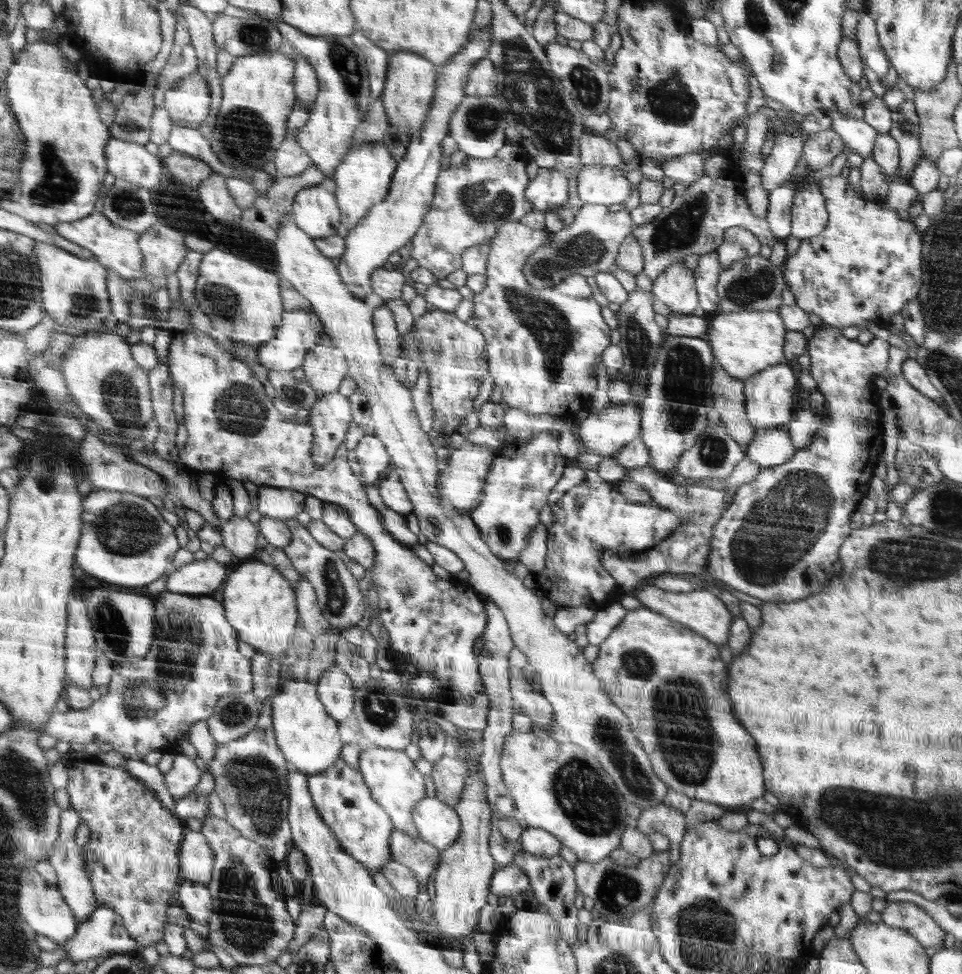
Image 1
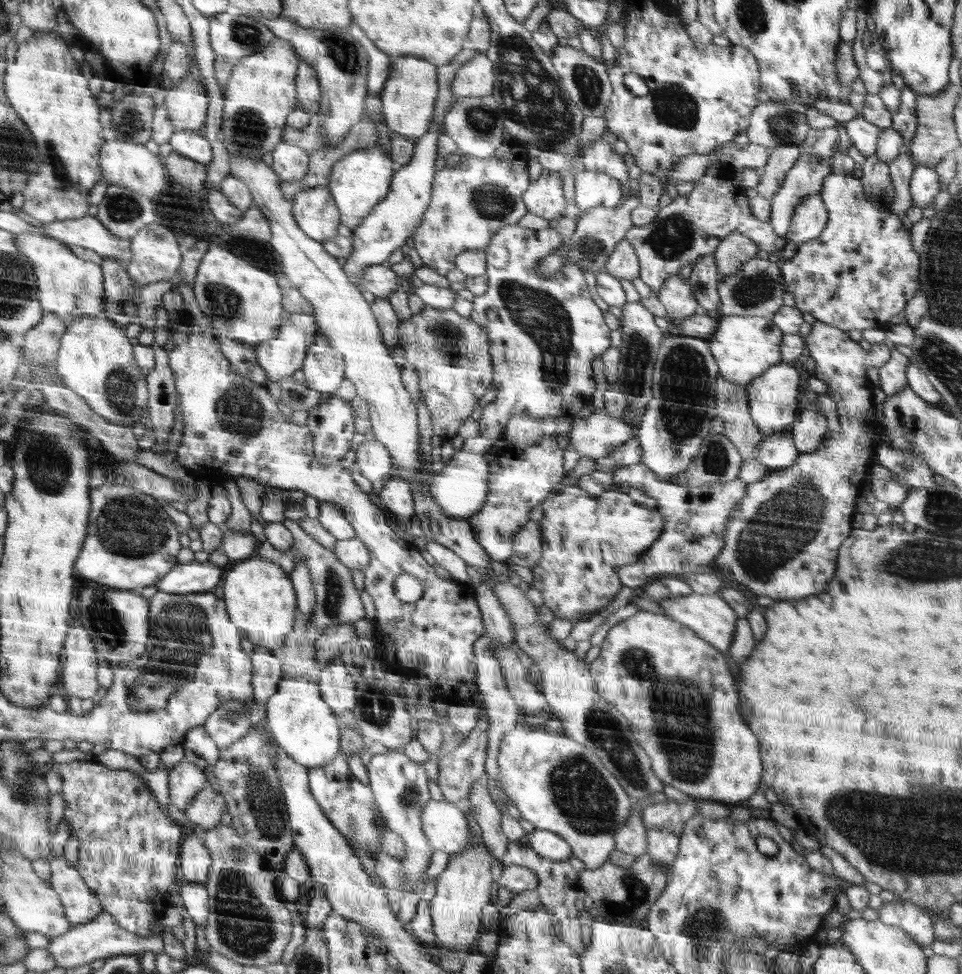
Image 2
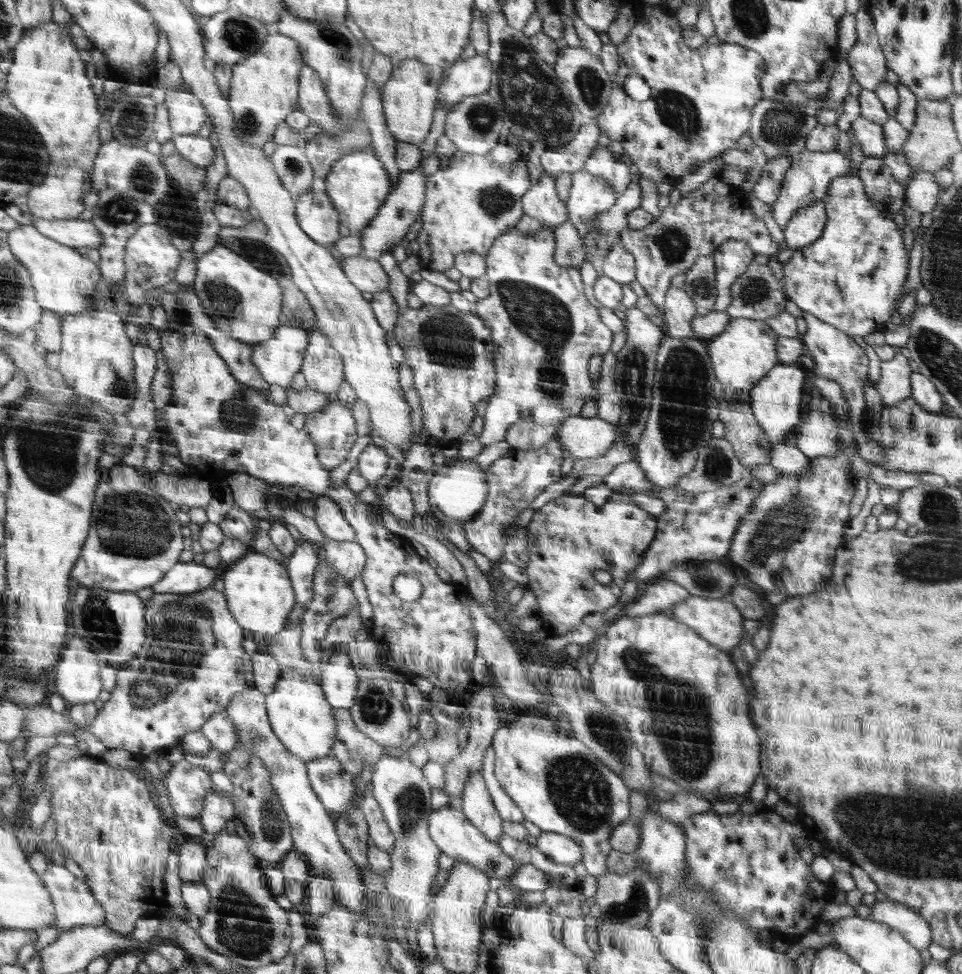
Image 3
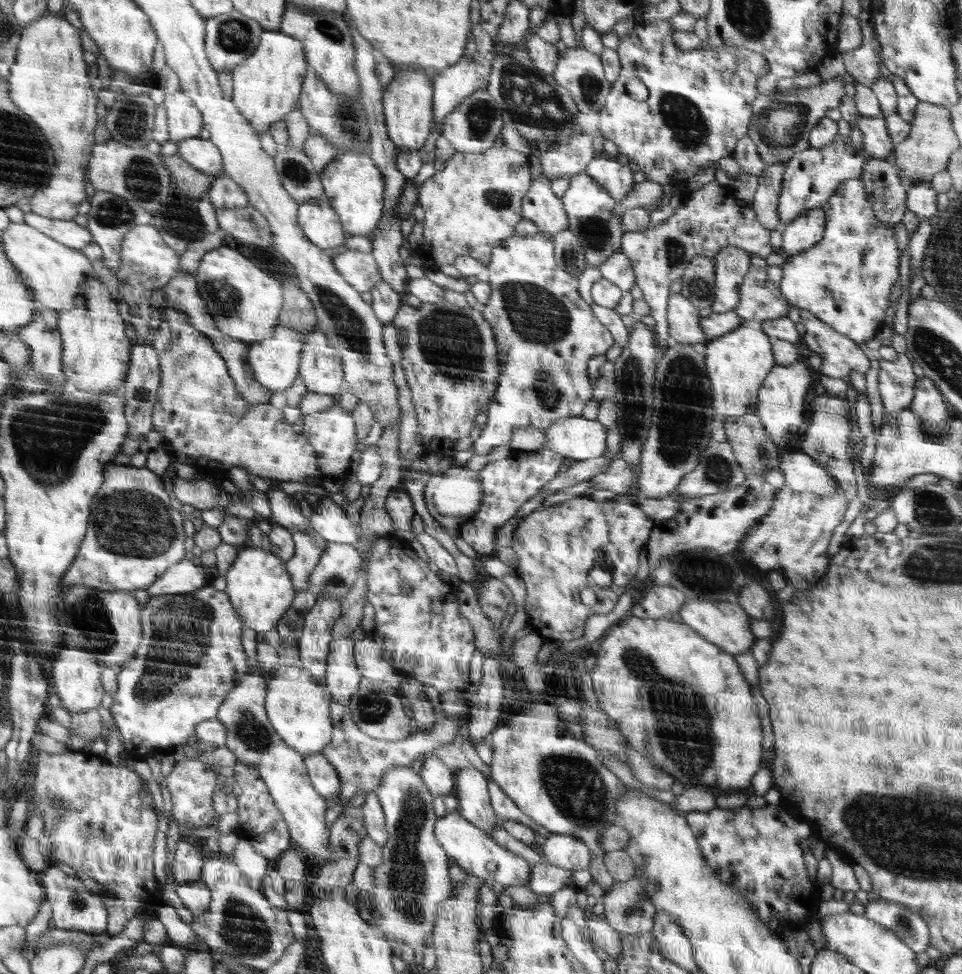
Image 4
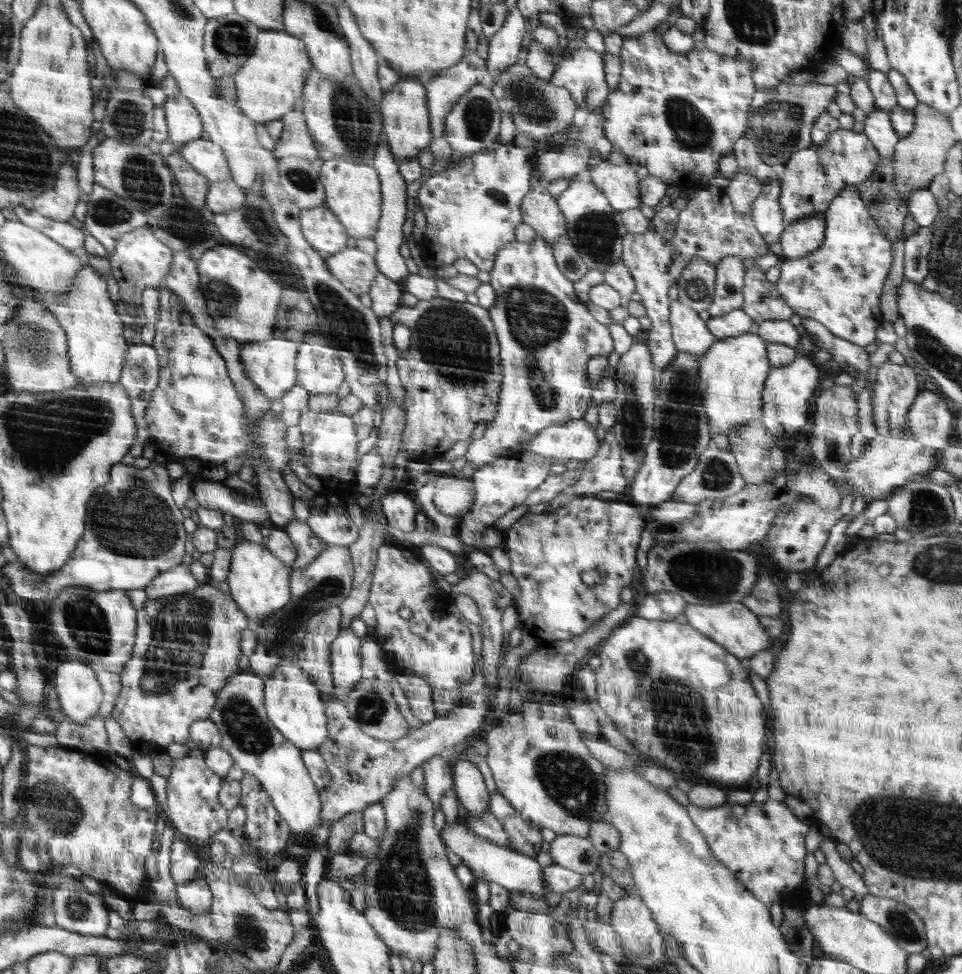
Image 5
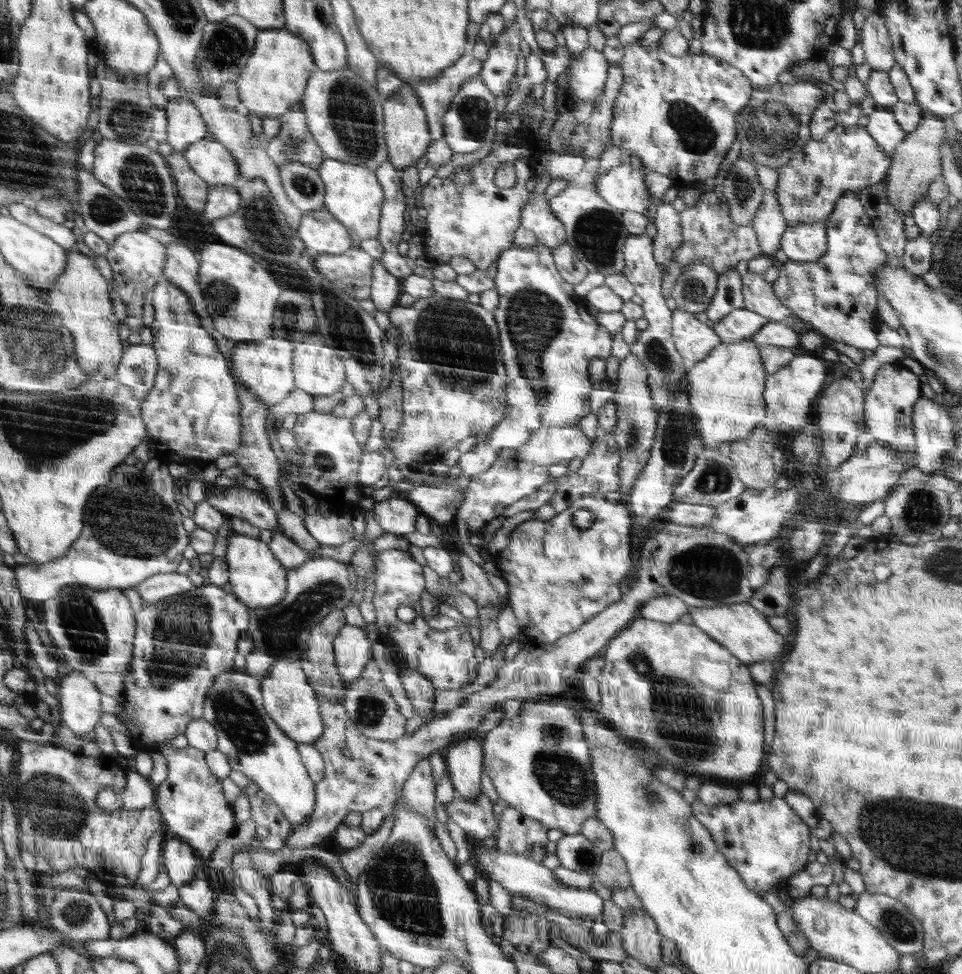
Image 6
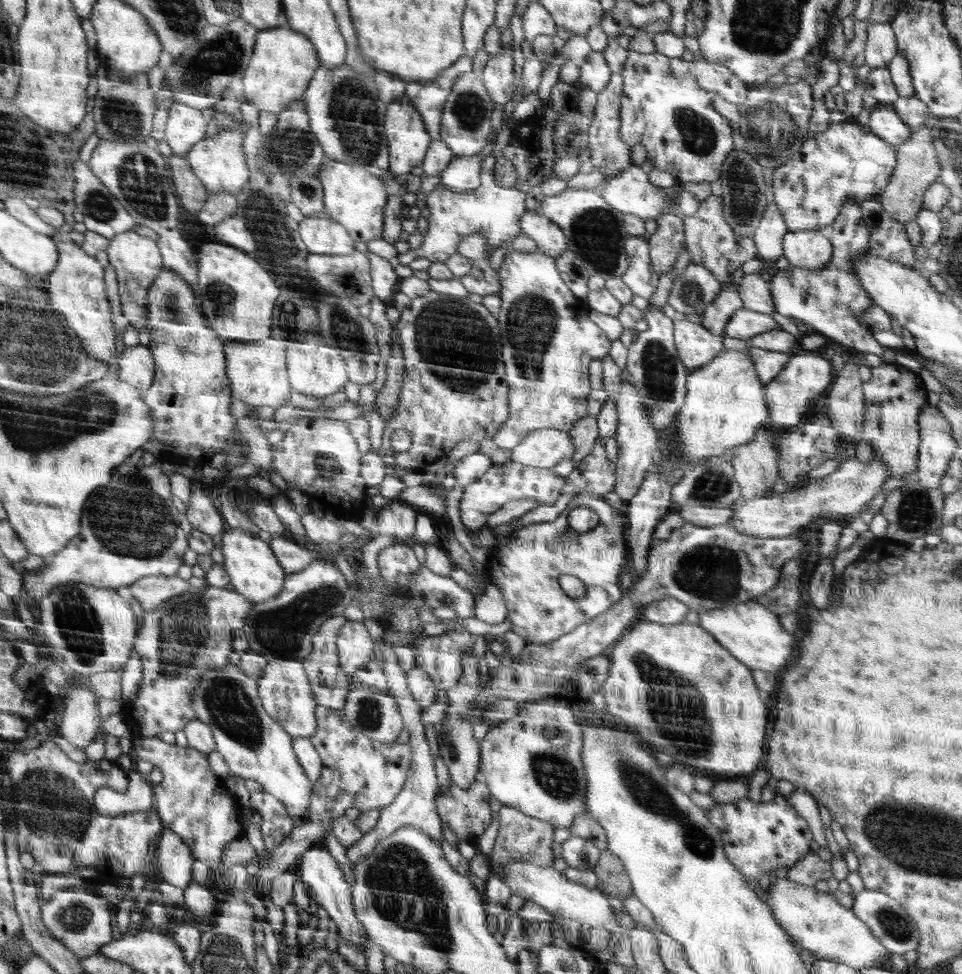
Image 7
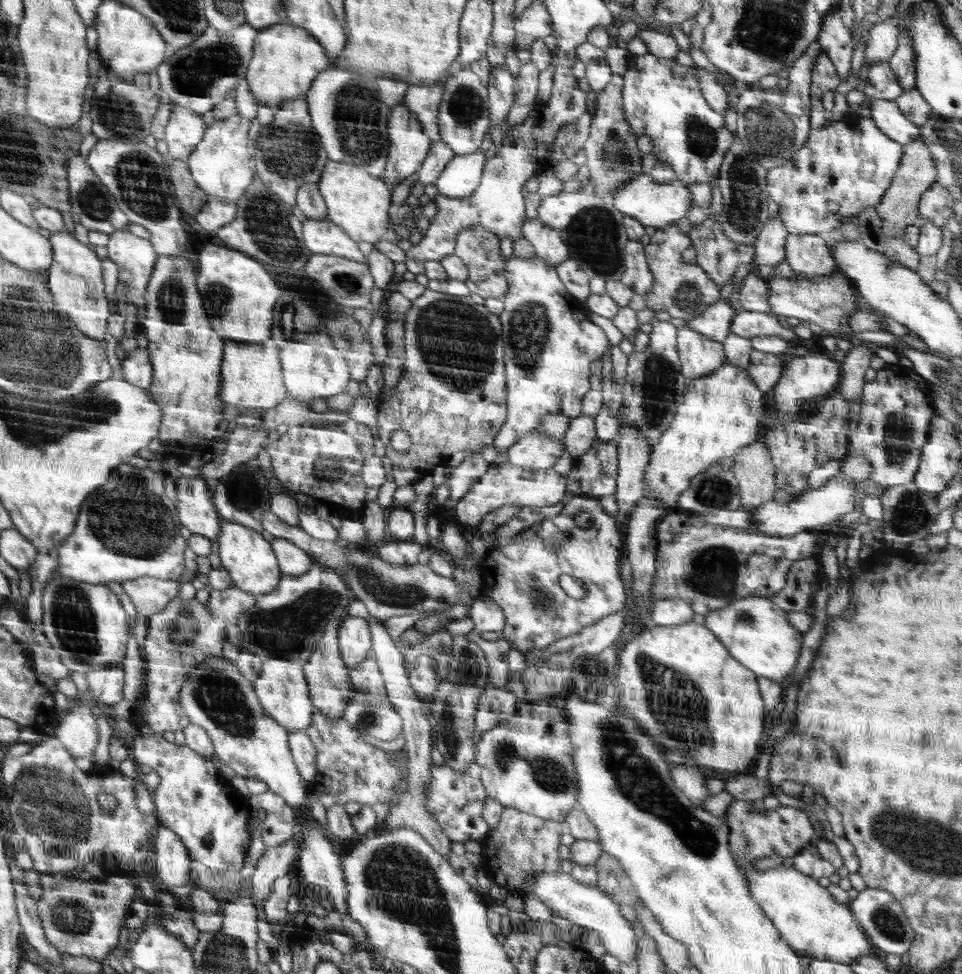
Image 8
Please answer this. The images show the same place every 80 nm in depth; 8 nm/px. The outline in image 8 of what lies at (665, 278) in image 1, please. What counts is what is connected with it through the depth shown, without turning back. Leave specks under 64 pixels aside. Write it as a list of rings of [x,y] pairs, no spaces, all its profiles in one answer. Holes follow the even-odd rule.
[[[688,325],[677,328],[677,337],[681,371],[686,383],[713,373],[727,360],[723,343],[696,332]]]

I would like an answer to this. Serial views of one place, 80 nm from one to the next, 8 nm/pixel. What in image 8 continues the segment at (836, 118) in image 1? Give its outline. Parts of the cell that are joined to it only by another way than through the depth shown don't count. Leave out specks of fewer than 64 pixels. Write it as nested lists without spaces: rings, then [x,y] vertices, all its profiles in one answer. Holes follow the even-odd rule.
[[[894,100],[874,101],[869,106],[874,124],[898,145],[912,144],[921,137],[921,127],[904,118]]]

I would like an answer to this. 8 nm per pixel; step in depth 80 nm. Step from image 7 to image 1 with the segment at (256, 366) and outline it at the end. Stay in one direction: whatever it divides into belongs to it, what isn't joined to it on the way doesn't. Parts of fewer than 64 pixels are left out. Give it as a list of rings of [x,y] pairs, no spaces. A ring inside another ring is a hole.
[[[287,311],[273,341],[257,349],[260,363],[270,371],[290,372],[300,368],[310,348],[316,346],[324,324],[313,311]]]

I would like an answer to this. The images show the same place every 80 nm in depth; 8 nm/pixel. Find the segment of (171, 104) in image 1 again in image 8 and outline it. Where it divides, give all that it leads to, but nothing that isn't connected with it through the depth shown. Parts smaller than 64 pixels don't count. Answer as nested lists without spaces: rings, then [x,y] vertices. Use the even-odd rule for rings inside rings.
[[[173,105],[172,114],[164,129],[168,159],[186,160],[202,142],[206,124],[202,115],[186,107]]]

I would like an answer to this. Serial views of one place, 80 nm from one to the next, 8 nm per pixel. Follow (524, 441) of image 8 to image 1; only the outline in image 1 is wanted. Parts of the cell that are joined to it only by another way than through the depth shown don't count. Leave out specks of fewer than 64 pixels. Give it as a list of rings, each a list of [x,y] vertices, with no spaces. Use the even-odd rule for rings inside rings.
[[[628,402],[625,405],[610,405],[600,414],[592,414],[581,420],[576,437],[583,442],[587,452],[596,451],[601,457],[607,457],[608,455],[615,455],[623,446],[640,435],[640,429],[640,407]]]

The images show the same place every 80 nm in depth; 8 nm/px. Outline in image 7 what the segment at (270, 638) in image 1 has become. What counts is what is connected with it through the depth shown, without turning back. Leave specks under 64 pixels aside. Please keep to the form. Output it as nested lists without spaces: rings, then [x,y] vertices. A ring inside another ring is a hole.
[[[231,527],[226,528],[226,533],[222,535],[222,538],[220,550],[224,556],[223,566],[234,590],[254,603],[277,597],[284,588],[287,575],[281,567],[280,560],[270,550],[270,544],[262,542],[259,537],[252,536],[249,531]]]

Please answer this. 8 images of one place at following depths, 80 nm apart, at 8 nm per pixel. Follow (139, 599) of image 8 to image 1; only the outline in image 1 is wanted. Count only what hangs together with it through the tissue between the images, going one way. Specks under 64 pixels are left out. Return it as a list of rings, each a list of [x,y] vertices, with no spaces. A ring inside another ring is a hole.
[[[212,558],[194,560],[172,571],[167,578],[168,592],[184,595],[206,595],[216,590],[226,578],[226,568]]]

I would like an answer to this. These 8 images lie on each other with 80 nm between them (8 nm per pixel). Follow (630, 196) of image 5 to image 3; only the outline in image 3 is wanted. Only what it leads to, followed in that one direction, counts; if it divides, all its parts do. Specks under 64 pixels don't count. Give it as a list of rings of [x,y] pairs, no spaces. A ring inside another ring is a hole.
[[[597,146],[586,159],[583,170],[603,178],[617,194],[624,192],[632,183],[629,166],[613,155],[608,147]]]

